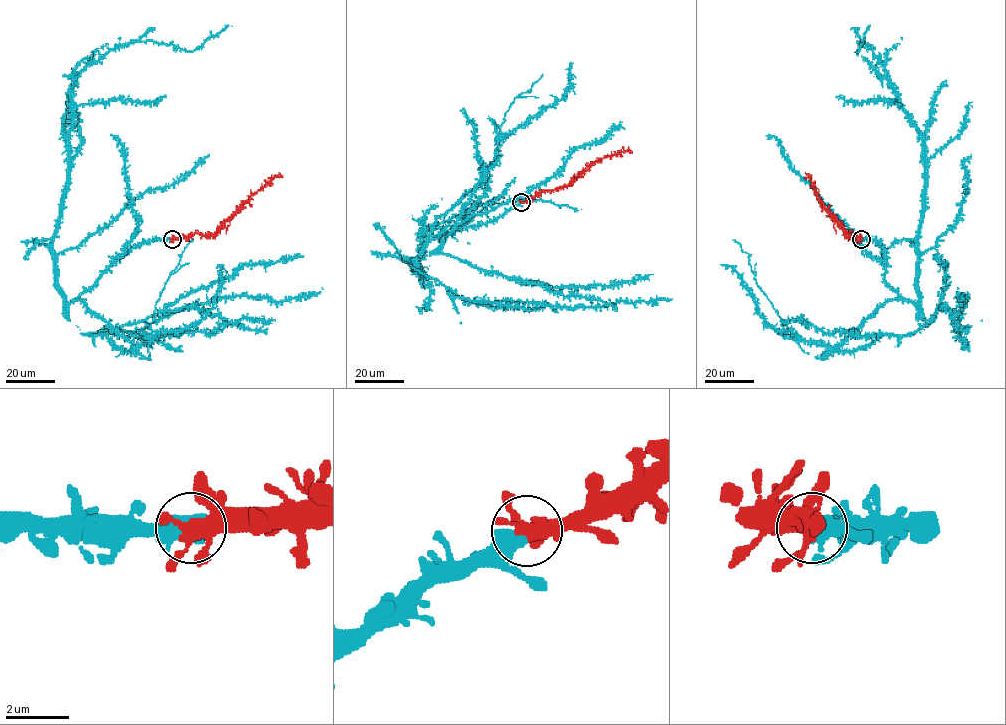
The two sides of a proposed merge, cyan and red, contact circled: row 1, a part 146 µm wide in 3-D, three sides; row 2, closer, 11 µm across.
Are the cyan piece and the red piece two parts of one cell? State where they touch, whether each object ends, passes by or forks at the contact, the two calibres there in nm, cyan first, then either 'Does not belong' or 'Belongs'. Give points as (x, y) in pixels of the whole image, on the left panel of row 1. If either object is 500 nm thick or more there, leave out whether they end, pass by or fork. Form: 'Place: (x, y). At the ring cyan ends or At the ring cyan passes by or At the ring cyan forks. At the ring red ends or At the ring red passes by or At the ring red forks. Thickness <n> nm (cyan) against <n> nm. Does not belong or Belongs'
Place: (172, 239). Thickness 550 nm (cyan) against 340 nm. Belongs

